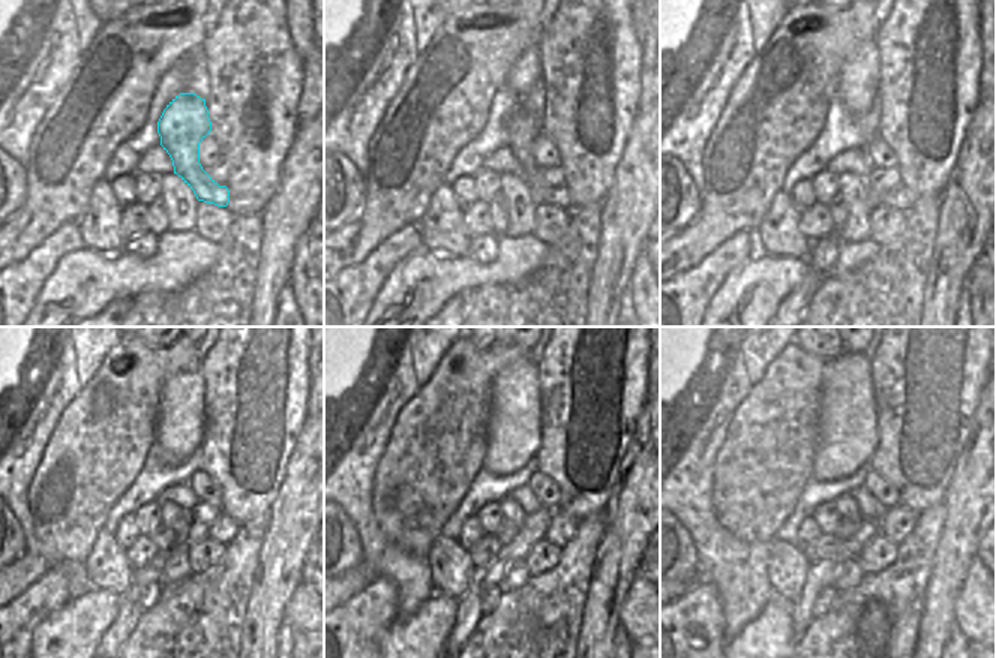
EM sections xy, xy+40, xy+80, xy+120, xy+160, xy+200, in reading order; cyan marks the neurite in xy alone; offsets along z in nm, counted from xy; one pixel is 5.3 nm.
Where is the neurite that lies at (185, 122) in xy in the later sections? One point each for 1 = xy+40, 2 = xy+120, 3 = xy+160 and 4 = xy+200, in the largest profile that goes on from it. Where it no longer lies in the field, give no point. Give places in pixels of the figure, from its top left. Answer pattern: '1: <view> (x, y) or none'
1: xy+40 (522, 131)
2: xy+120 (224, 531)
3: xy+160 (563, 526)
4: xy+200 (897, 523)

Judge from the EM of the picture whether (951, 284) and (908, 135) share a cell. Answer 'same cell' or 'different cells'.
different cells

